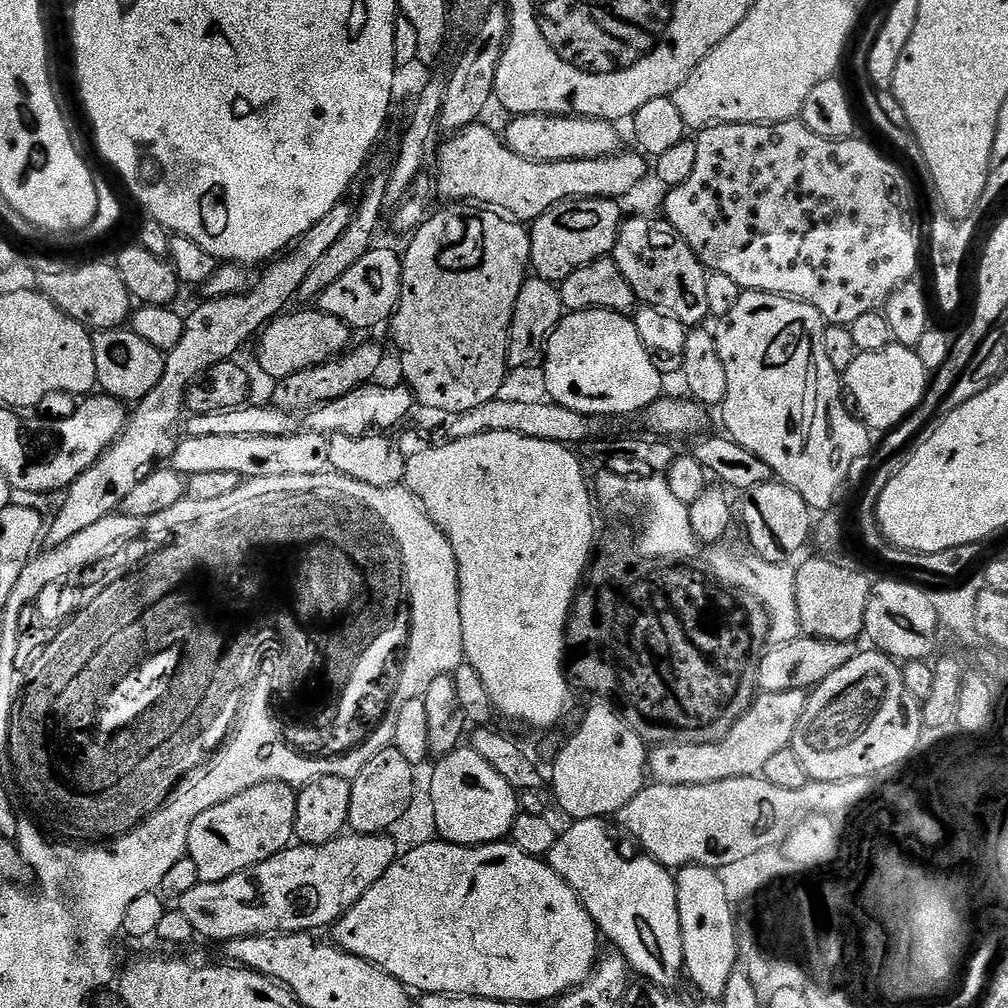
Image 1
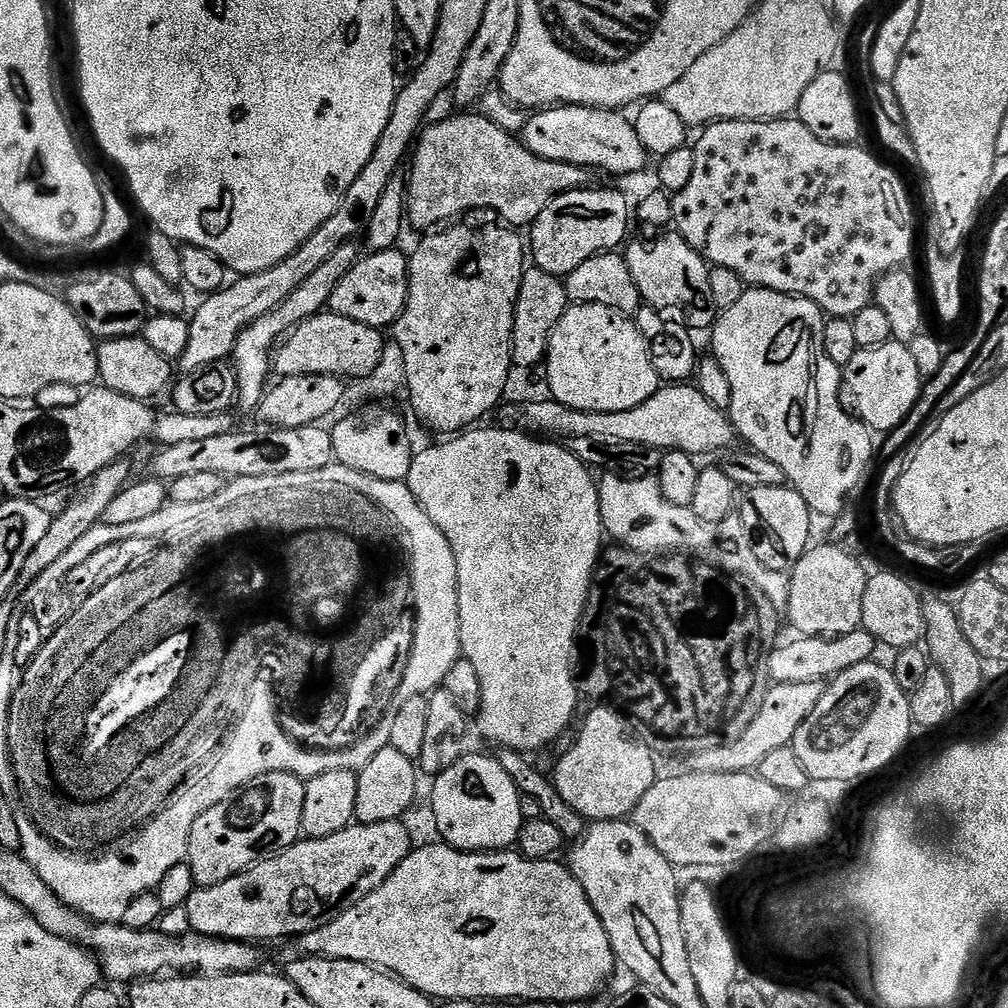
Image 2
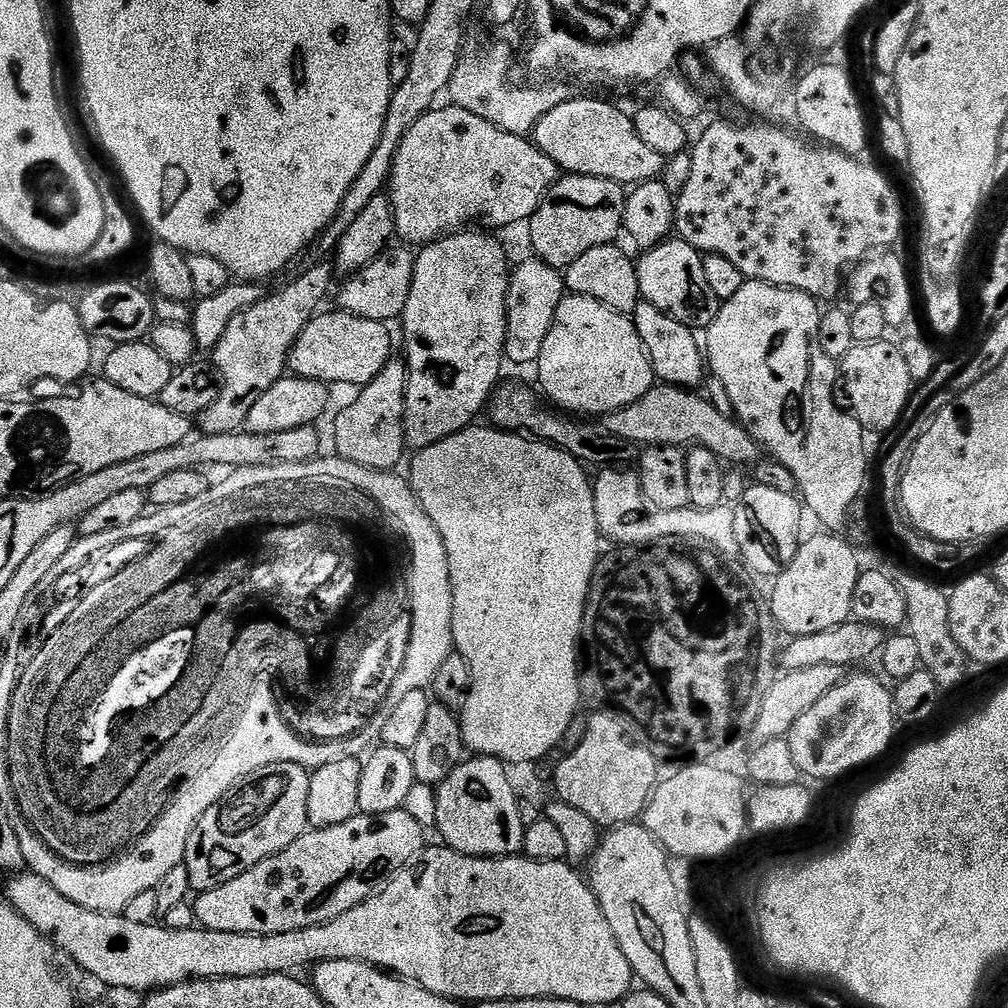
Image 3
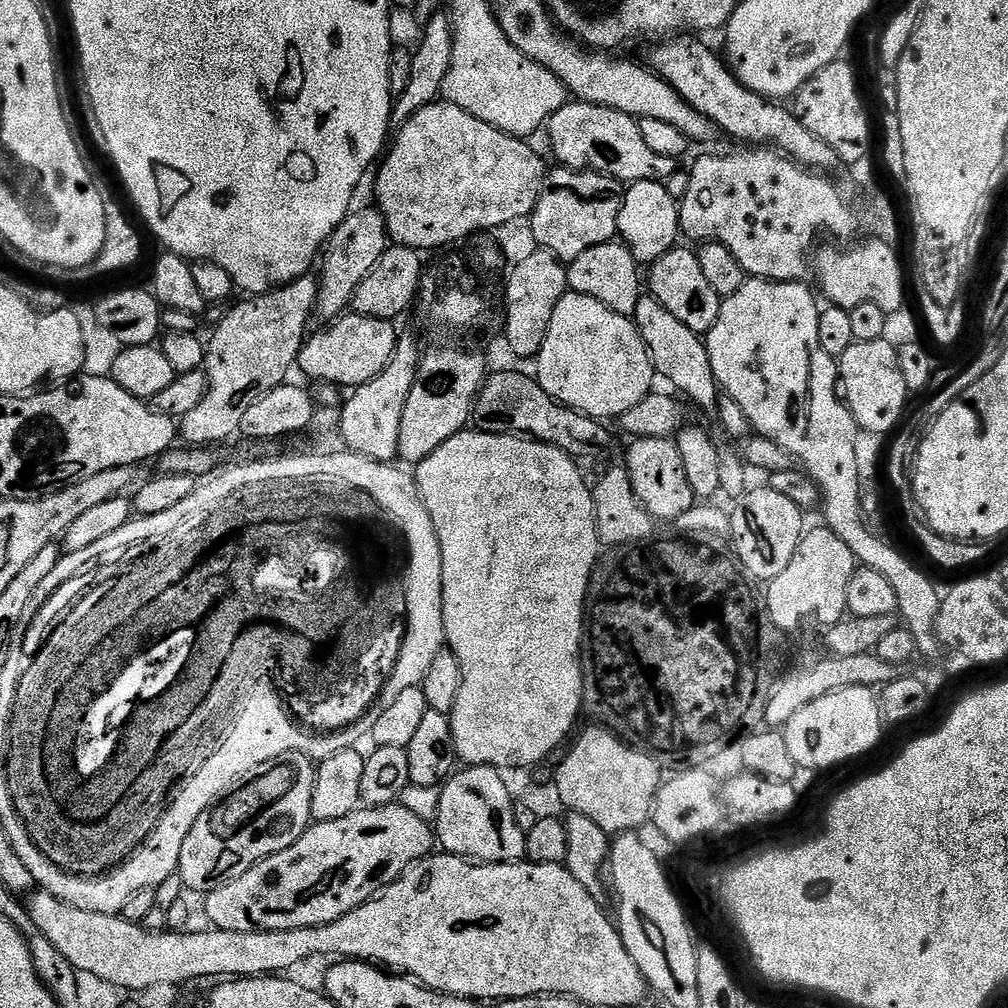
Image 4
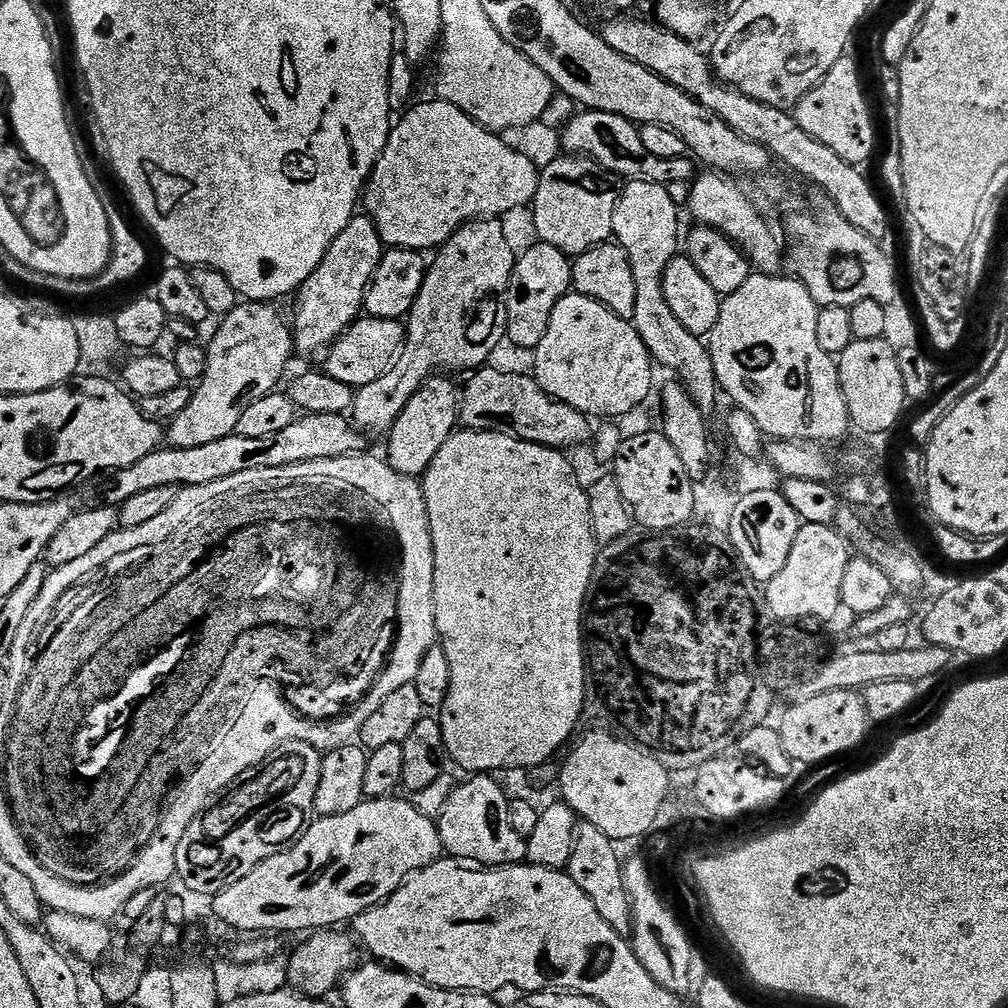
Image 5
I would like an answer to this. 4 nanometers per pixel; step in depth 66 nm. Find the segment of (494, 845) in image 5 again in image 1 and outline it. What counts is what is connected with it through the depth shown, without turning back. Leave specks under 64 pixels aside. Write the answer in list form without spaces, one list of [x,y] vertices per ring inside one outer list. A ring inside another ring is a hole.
[[[461,746],[449,756],[439,757],[434,765],[434,815],[437,822],[436,834],[439,839],[446,840],[450,844],[466,844],[471,846],[474,844],[494,844],[503,841],[511,833],[518,815],[518,792],[517,789],[510,786],[510,782],[506,782],[506,778],[502,778],[502,774],[498,774],[498,770],[494,770],[494,766],[490,766],[490,762],[486,762],[486,758],[480,757],[471,746]]]

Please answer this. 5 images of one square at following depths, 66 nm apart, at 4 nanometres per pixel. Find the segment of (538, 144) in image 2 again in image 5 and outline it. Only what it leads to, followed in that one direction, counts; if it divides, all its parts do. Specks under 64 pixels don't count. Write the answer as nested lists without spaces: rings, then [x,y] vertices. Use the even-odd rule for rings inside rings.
[[[580,110],[562,128],[563,151],[593,160],[617,178],[625,181],[645,180],[667,185],[670,182],[691,184],[698,175],[698,164],[691,155],[682,158],[658,158],[642,146],[640,129],[618,114]]]

